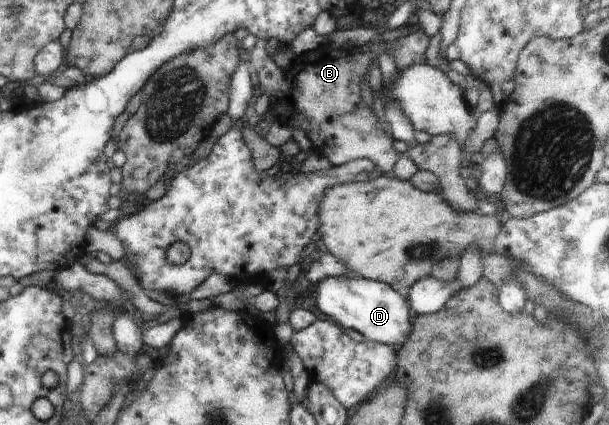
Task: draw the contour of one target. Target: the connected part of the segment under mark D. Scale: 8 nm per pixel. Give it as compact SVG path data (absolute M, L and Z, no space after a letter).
M353 275L348 278L327 277L317 283L316 305L338 326L357 330L367 341L393 347L405 342L410 335L413 319L409 316L407 301L392 286Z

